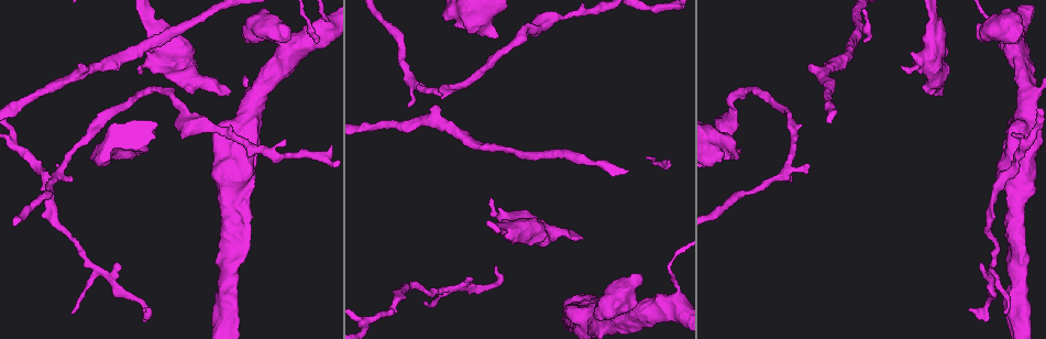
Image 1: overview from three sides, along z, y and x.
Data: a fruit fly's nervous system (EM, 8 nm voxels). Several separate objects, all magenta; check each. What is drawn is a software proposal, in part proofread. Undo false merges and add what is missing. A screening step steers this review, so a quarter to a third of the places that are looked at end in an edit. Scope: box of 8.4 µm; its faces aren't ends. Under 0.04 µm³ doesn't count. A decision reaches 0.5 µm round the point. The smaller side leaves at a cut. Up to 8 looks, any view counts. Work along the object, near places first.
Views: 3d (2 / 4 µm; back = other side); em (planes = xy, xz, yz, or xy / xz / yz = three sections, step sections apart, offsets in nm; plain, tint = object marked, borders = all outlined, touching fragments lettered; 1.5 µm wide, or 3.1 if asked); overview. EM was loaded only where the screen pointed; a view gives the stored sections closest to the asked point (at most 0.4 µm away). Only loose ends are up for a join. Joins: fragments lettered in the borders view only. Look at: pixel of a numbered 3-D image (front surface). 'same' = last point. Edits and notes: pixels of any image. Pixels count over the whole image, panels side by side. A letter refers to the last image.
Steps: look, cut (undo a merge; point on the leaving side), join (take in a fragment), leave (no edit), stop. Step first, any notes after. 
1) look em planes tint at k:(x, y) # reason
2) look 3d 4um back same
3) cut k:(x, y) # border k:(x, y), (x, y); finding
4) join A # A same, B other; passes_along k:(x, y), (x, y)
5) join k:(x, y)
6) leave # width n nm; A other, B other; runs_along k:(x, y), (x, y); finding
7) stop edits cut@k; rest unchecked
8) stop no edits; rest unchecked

look em planes borders at 1:(85, 65) # an open end

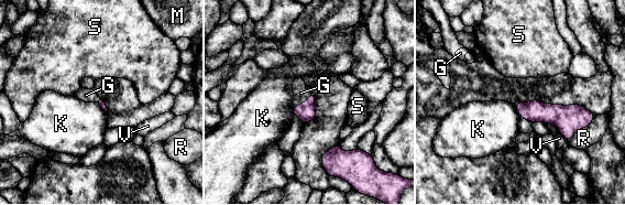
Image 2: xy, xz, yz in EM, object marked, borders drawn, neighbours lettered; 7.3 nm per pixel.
join G # G same, K other, M other, R other, S other, V other; it goes on there

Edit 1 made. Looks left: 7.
look 3d 2um at 1:(738, 152) # free end

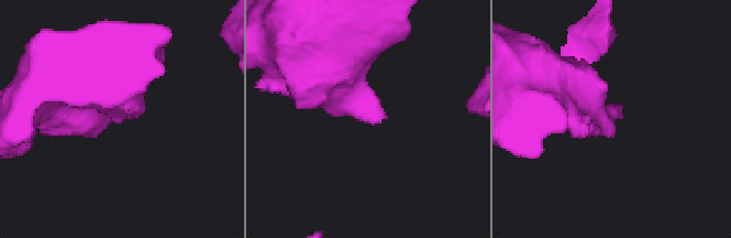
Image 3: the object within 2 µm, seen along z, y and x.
look em planes tint at 3:(383, 118)

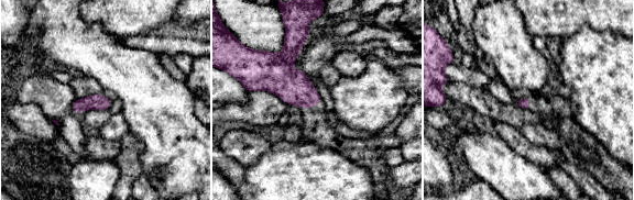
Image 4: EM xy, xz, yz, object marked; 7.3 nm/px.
look em planes borders same

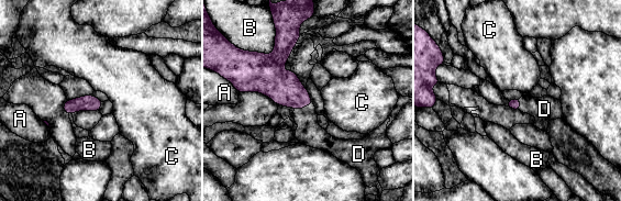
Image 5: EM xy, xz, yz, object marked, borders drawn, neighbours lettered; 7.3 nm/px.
join D # A other, B other, C other, D same; passes_along 5:(284, 88), (303, 105), (309, 132); the neuron continues

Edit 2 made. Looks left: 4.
look em planes borders at 1:(980, 264) # tapers out

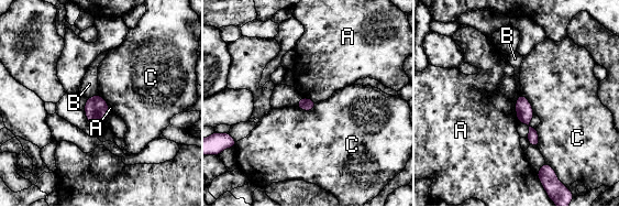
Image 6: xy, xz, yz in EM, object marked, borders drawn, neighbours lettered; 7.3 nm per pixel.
leave # width 90 nm; A other, B other, C other; border 6:(520, 95), (516, 104), (518, 121); none of them fits

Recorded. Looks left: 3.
stop edits join@2, join@5; rest unchecked

